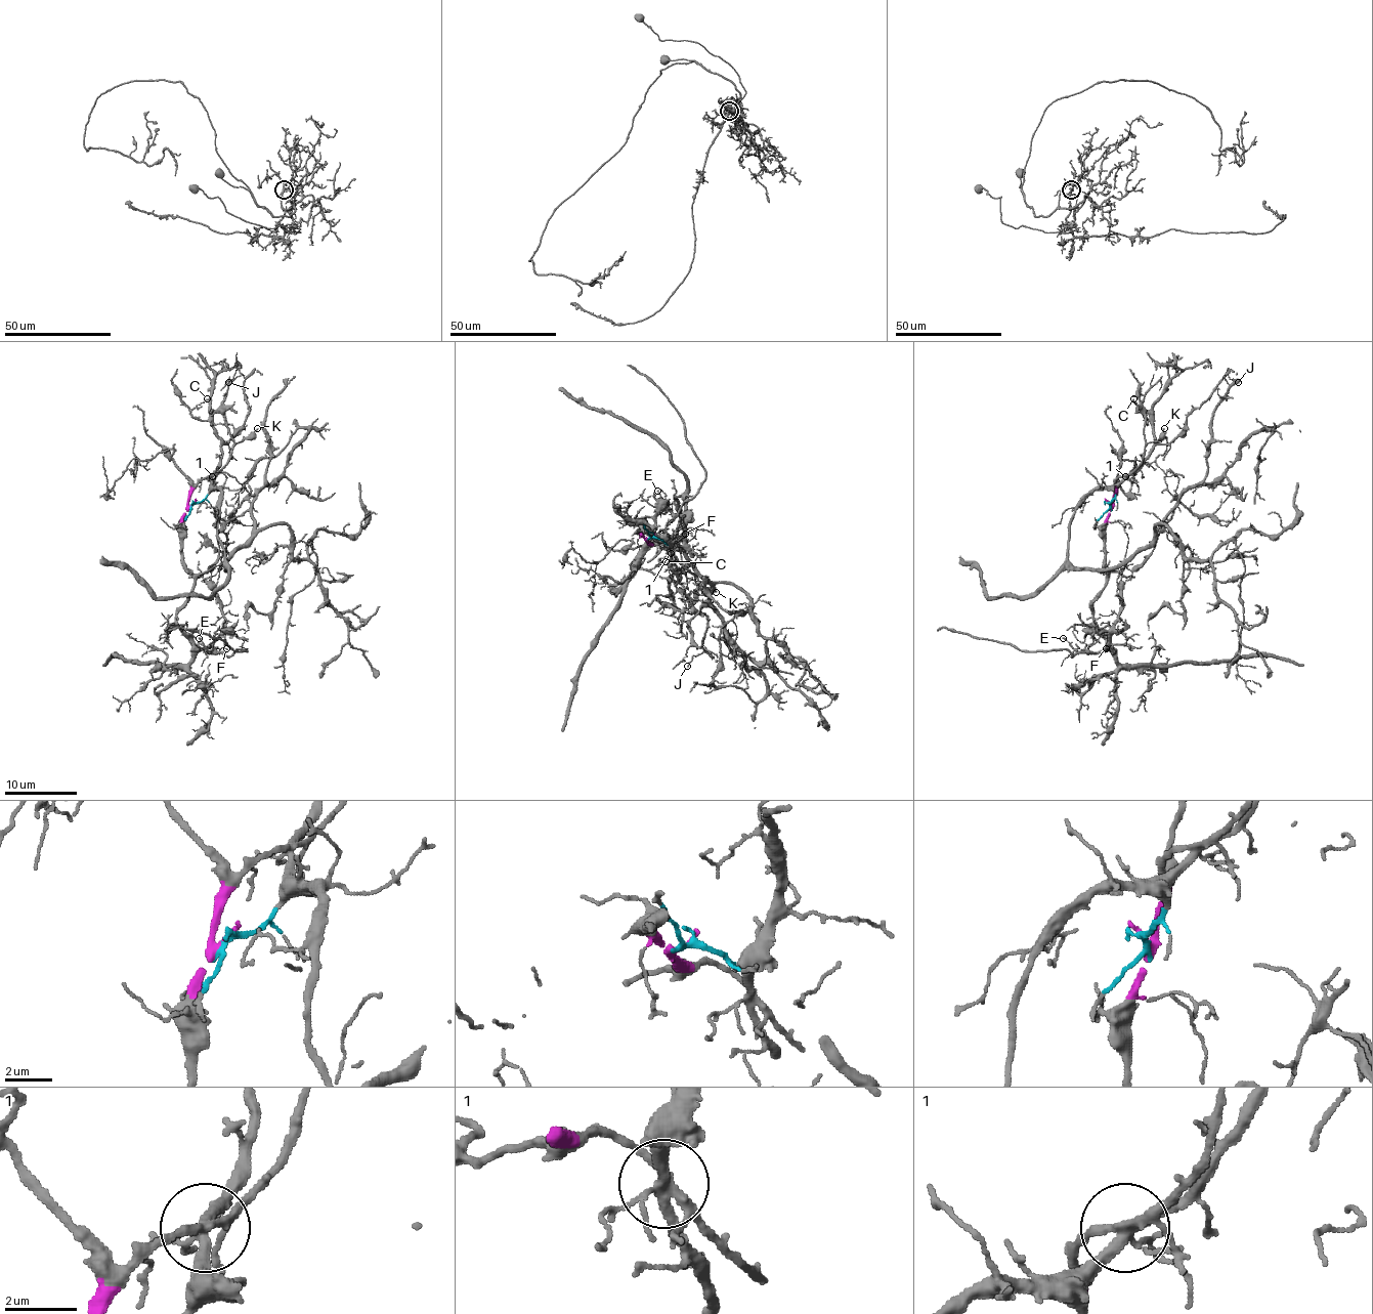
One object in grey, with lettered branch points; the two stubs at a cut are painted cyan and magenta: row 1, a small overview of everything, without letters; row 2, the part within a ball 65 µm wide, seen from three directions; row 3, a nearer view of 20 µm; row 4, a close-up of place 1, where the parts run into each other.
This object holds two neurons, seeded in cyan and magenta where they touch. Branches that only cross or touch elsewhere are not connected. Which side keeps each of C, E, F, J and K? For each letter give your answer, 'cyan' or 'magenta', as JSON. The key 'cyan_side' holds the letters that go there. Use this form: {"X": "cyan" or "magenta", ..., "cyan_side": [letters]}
{"C": "cyan", "E": "magenta", "F": "magenta", "J": "cyan", "K": "magenta", "cyan_side": ["C", "J"]}

